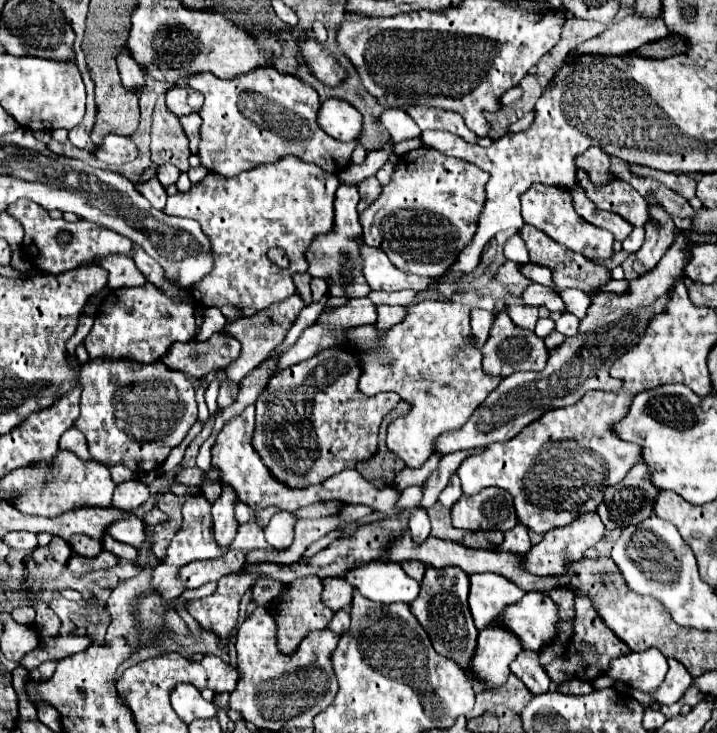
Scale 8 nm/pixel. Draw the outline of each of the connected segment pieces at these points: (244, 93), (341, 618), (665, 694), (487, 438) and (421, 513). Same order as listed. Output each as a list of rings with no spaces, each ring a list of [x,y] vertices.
[[[273,66],[255,68],[233,80],[221,80],[207,72],[207,74],[191,76],[187,82],[193,90],[197,90],[205,96],[205,104],[199,110],[199,116],[203,118],[199,158],[209,174],[219,174],[219,176],[231,178],[231,176],[237,176],[239,172],[251,170],[259,164],[273,164],[275,160],[281,160],[283,156],[295,156],[303,162],[311,162],[311,164],[323,168],[325,172],[337,174],[347,168],[347,164],[351,160],[351,152],[355,150],[355,146],[359,146],[359,140],[339,142],[339,140],[333,140],[331,136],[327,136],[317,124],[317,110],[319,110],[317,92],[295,76],[279,74]]]
[[[339,610],[339,612],[335,612],[329,630],[337,632],[337,634],[343,634],[343,632],[347,632],[349,622],[351,622],[351,618],[349,618],[349,610]]]
[[[667,660],[669,670],[665,674],[663,684],[657,688],[657,692],[639,692],[631,690],[631,696],[643,706],[643,708],[663,708],[679,702],[679,698],[685,694],[685,690],[691,686],[691,674],[685,670],[685,666],[677,660]]]
[[[677,234],[675,242],[665,252],[657,268],[647,272],[645,276],[631,280],[627,292],[595,294],[587,316],[579,324],[577,336],[565,338],[563,344],[549,350],[547,364],[541,372],[515,372],[513,376],[503,378],[499,386],[487,396],[487,400],[473,412],[467,424],[463,424],[463,428],[443,432],[443,436],[435,440],[435,454],[445,456],[457,450],[481,448],[493,442],[507,442],[517,436],[517,432],[521,432],[527,424],[543,416],[543,412],[579,402],[587,390],[619,390],[621,380],[609,378],[609,368],[621,354],[625,354],[641,340],[651,316],[665,310],[675,278],[685,276],[689,244],[691,240],[687,236]]]
[[[417,508],[409,520],[409,534],[415,542],[421,542],[421,540],[429,538],[429,532],[431,532],[431,526],[429,526],[429,518],[427,518],[427,510]]]

